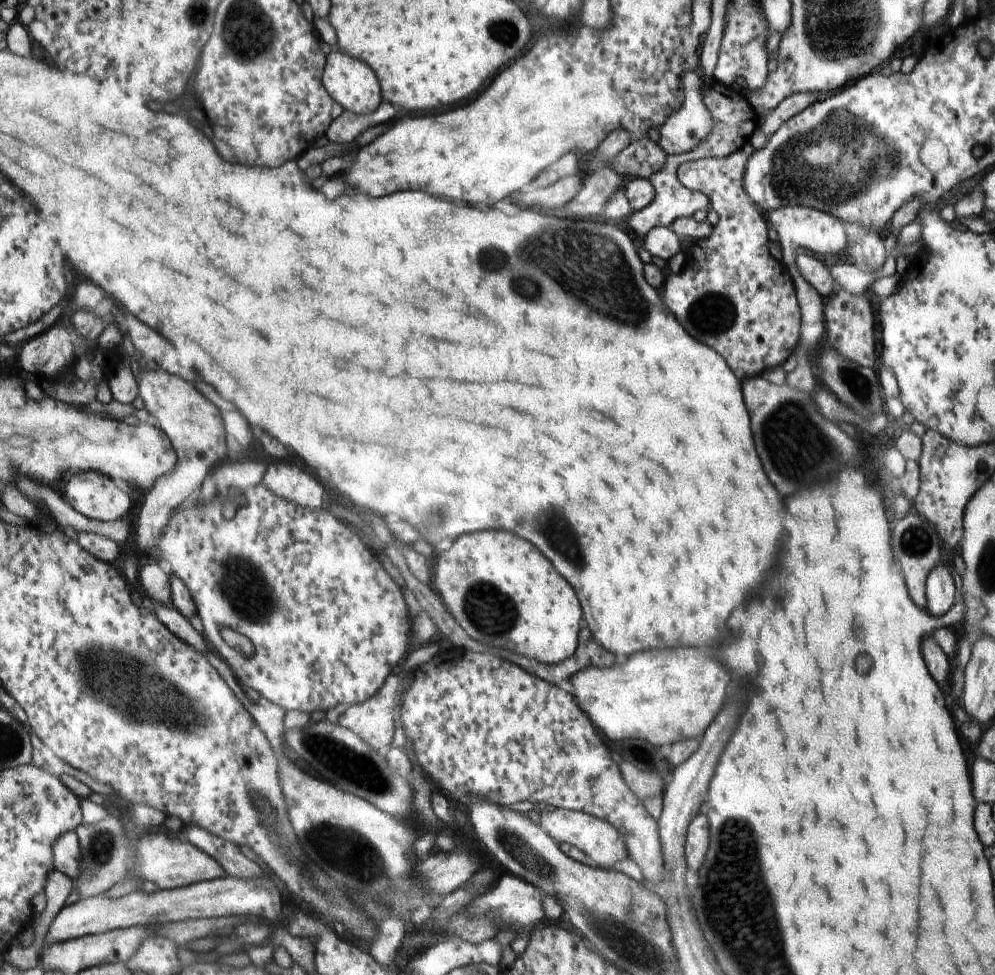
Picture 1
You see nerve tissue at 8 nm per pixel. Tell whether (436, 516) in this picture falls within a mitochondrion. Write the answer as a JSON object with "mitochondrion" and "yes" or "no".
{"mitochondrion":"yes"}

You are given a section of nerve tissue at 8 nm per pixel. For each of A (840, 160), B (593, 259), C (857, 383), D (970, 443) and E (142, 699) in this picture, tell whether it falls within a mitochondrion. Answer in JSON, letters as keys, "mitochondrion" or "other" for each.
{"A":"mitochondrion","B":"mitochondrion","C":"mitochondrion","D":"other","E":"mitochondrion"}

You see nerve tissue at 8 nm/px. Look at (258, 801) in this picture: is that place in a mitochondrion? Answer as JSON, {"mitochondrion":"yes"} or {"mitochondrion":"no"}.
{"mitochondrion":"yes"}

